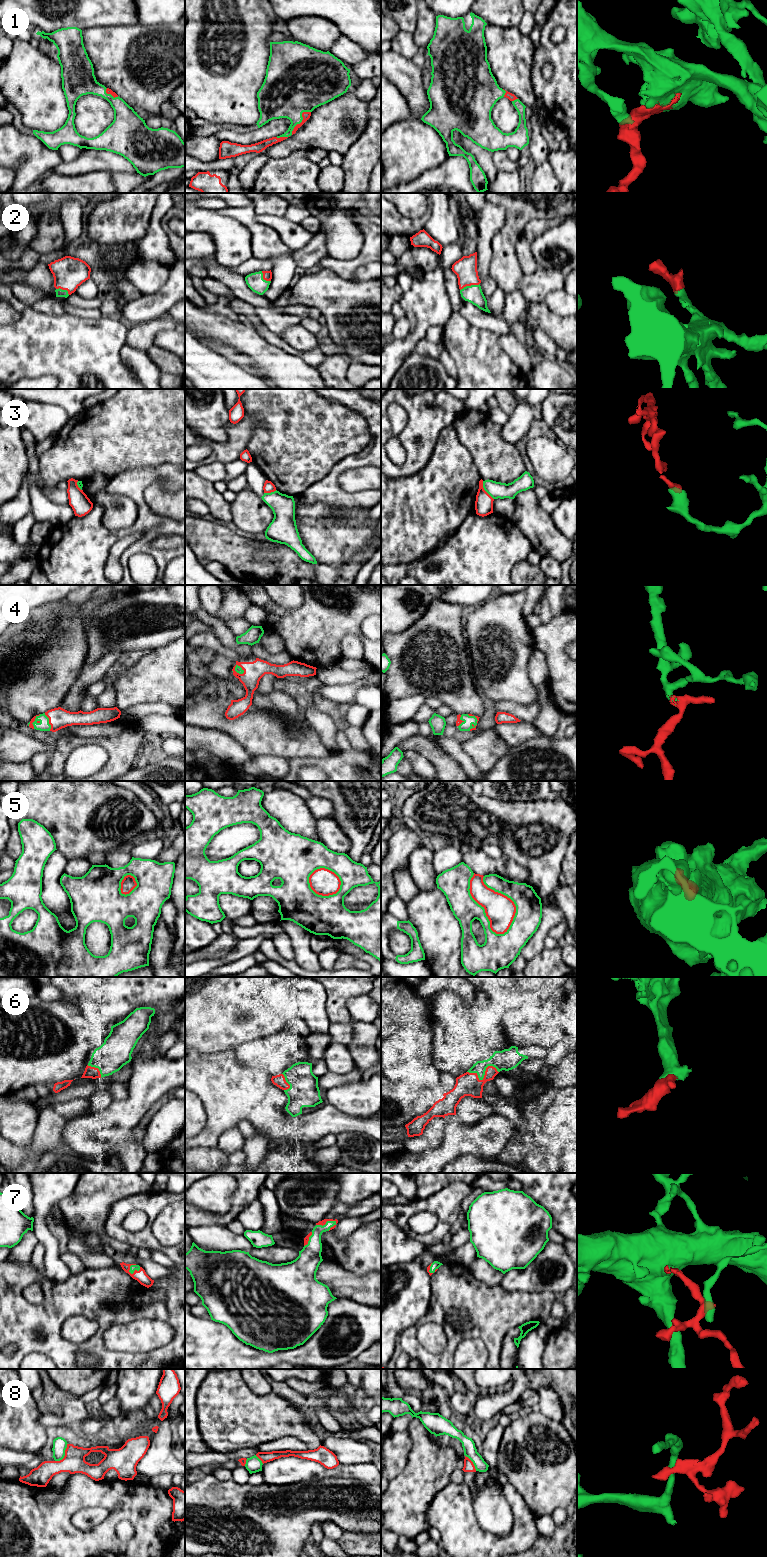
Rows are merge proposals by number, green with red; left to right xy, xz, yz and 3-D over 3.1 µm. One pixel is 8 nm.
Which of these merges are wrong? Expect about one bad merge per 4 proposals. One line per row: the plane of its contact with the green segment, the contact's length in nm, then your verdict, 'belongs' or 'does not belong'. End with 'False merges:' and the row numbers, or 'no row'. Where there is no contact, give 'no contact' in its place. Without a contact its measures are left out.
1: contact in xz; length 240 nm; belongs
2: contact in yz; length 170 nm; belongs
3: contact in yz; length 180 nm; does not belong
4: contact in xy; length 150 nm; belongs
5: contact in yz; length 550 nm; does not belong
6: contact in yz; length 260 nm; belongs
7: contact in xz; length 170 nm; belongs
8: contact in xy; length 180 nm; does not belong
False merges: 3, 5, 8

